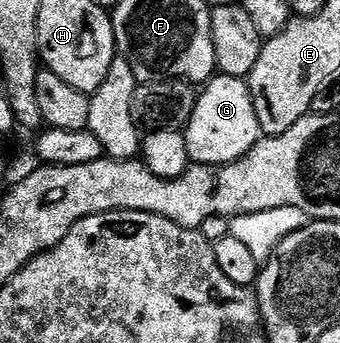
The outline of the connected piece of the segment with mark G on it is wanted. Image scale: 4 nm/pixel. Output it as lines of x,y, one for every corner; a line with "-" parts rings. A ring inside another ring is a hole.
214,75
198,94
195,113
183,134
187,141
187,153
193,163
224,165
242,159
262,138
248,82
230,75

